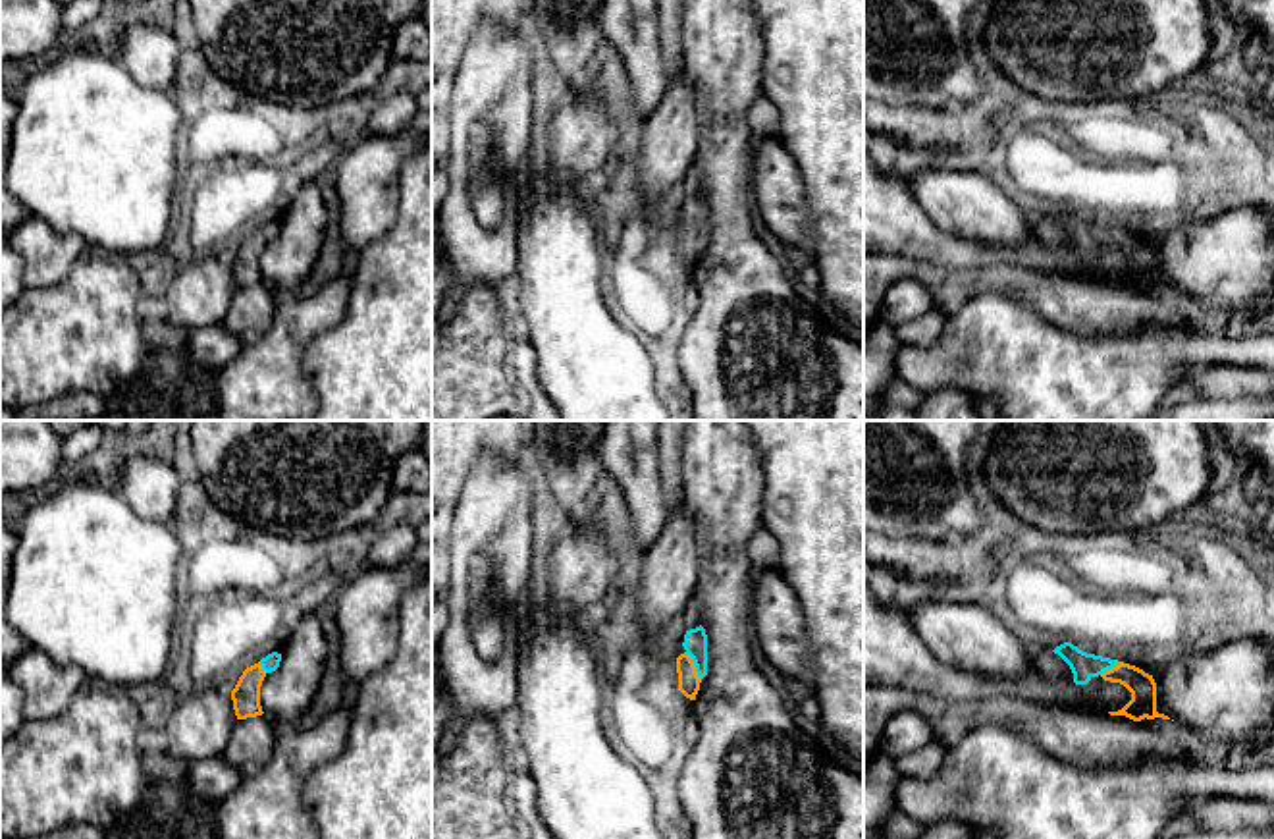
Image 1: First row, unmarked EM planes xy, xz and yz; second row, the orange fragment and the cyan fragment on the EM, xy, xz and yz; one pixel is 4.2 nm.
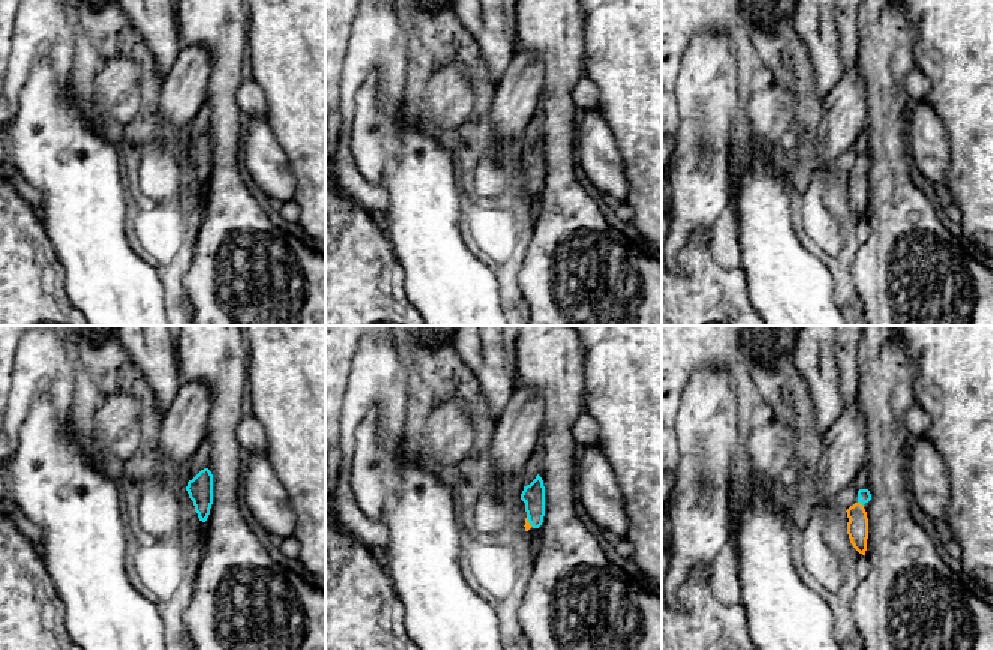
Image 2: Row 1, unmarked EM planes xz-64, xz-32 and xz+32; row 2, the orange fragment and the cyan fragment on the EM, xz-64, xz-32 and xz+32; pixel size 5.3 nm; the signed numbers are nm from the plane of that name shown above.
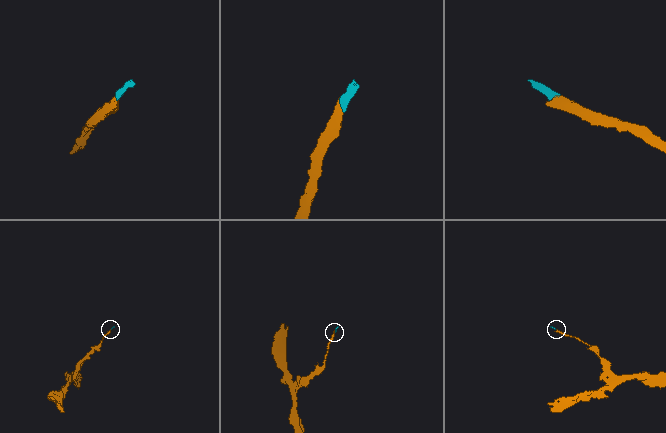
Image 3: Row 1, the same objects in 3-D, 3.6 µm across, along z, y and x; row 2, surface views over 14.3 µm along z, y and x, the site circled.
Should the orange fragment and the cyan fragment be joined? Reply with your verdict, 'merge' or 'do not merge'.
merge

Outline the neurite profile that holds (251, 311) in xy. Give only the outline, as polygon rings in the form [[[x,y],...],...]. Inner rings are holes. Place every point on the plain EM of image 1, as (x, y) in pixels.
[[[264,282],[235,287],[222,326],[243,345],[258,341],[274,324],[279,295]]]

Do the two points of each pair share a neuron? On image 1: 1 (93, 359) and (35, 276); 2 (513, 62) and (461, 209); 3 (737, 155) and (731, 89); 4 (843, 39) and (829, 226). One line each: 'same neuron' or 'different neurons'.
1: different neurons
2: same neuron
3: same neuron
4: same neuron

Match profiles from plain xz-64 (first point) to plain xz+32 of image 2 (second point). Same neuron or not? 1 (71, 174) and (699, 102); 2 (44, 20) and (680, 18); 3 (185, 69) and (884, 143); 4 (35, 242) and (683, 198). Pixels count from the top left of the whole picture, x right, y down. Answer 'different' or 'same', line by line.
1: different
2: different
3: different
4: different

